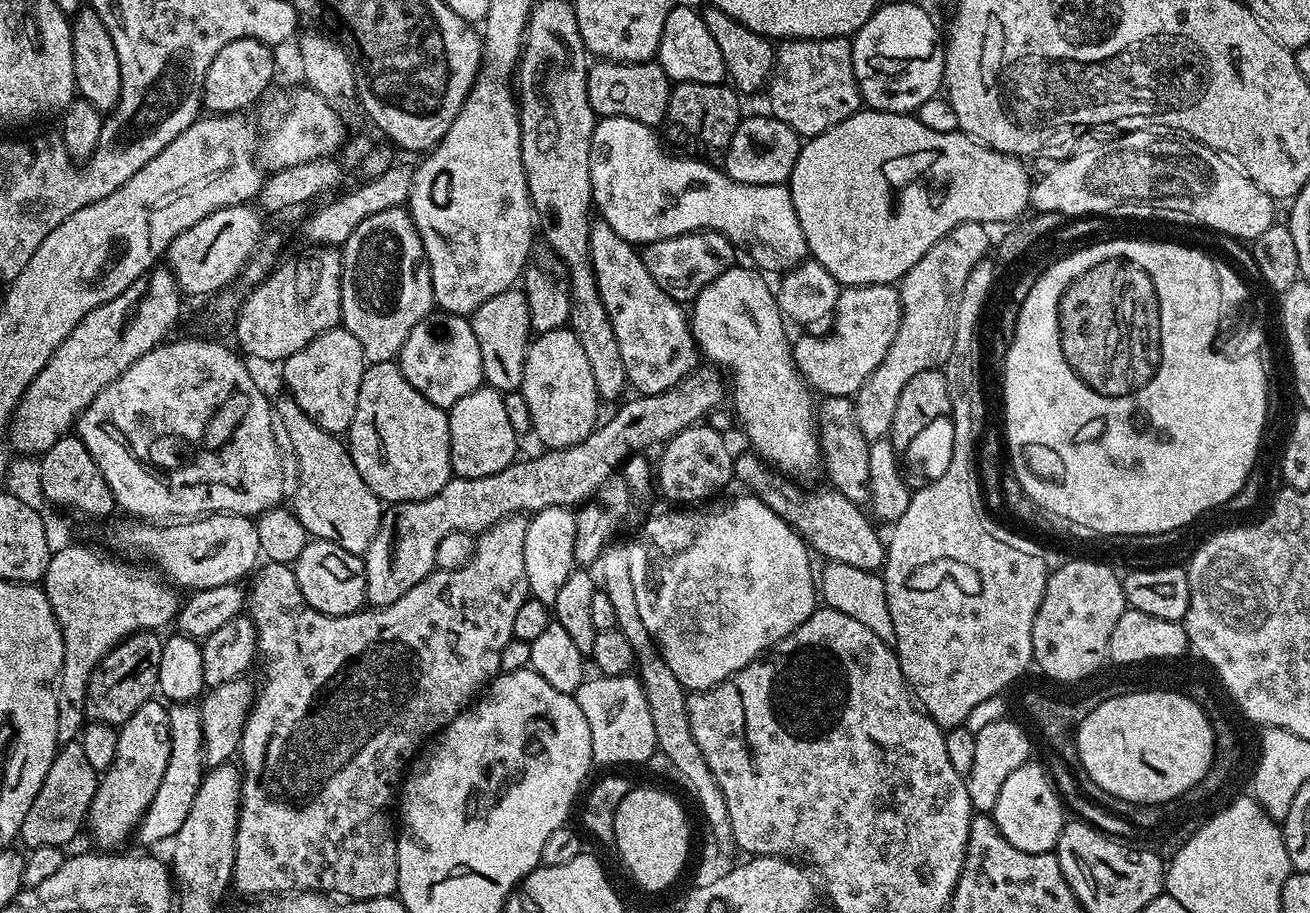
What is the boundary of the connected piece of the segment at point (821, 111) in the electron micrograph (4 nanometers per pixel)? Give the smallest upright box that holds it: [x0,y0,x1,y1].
[766,36,862,138]

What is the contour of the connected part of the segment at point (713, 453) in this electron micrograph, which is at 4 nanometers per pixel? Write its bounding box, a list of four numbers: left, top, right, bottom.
[660,426,734,502]

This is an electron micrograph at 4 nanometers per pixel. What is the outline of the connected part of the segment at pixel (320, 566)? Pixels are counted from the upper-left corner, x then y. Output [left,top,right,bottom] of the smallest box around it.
[294,539,368,616]

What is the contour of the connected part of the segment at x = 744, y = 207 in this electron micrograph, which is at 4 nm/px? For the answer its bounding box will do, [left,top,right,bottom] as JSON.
[590,116,809,273]

